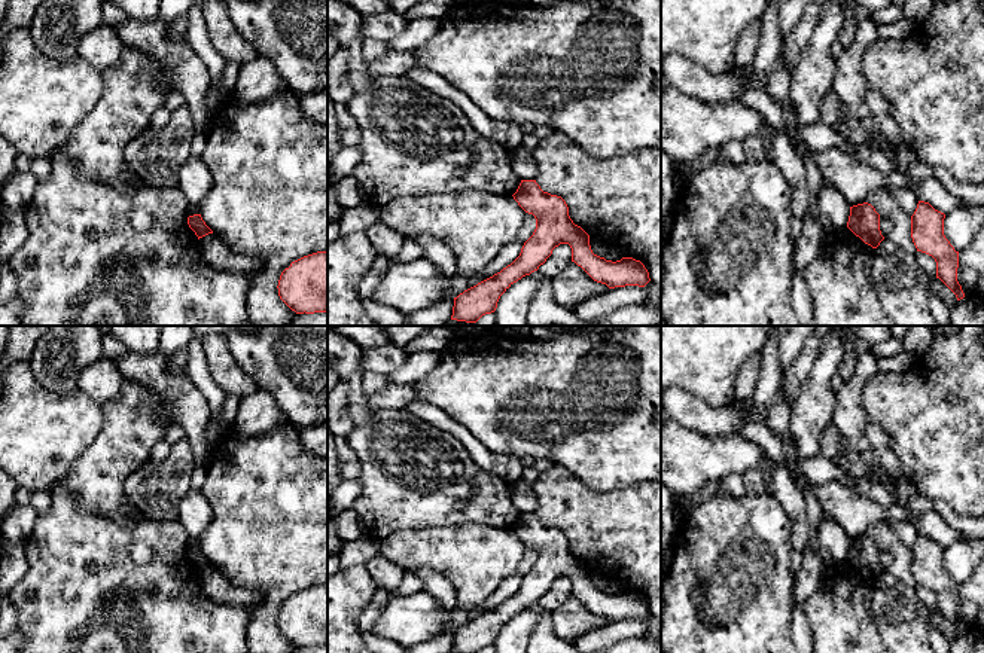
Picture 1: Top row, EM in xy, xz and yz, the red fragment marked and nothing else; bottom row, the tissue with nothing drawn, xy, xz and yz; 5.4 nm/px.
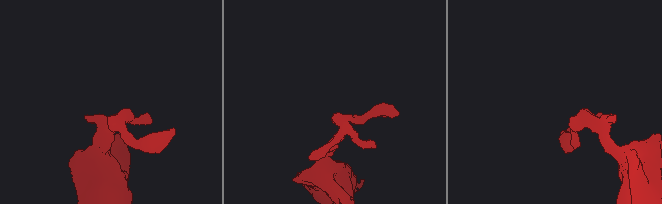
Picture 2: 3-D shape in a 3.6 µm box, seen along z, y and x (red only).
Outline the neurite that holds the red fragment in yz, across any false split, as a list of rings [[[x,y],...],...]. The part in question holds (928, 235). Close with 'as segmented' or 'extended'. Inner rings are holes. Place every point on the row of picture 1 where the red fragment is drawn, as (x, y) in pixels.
[[[918,201],[911,216],[911,238],[917,251],[932,256],[936,262],[936,278],[939,278],[957,297],[965,297],[957,281],[959,251],[944,235],[945,214],[935,210],[929,202]]]; as segmented

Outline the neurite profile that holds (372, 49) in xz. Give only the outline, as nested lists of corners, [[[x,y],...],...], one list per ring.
[[[372,37],[363,39],[362,55],[365,61],[375,61],[389,52],[386,42]]]

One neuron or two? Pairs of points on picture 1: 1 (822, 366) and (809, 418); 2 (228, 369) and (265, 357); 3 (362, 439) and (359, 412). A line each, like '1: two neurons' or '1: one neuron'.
1: one neuron
2: two neurons
3: two neurons

